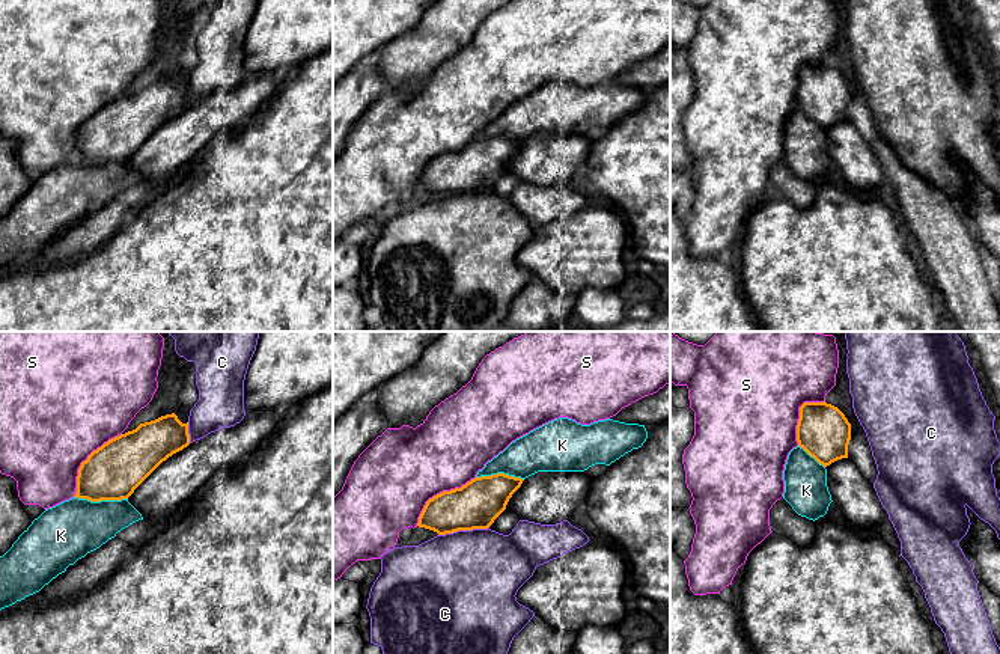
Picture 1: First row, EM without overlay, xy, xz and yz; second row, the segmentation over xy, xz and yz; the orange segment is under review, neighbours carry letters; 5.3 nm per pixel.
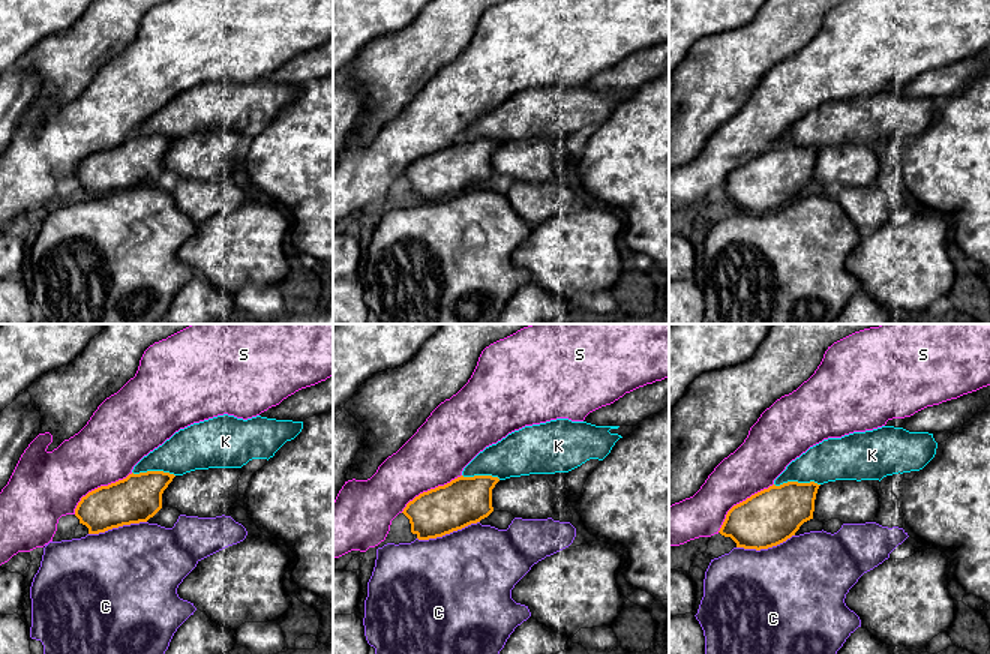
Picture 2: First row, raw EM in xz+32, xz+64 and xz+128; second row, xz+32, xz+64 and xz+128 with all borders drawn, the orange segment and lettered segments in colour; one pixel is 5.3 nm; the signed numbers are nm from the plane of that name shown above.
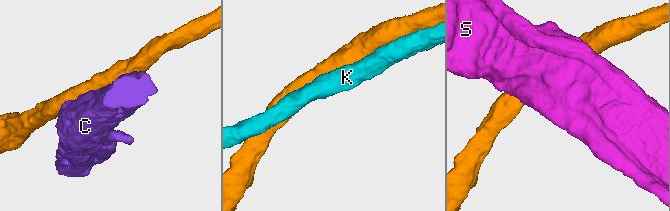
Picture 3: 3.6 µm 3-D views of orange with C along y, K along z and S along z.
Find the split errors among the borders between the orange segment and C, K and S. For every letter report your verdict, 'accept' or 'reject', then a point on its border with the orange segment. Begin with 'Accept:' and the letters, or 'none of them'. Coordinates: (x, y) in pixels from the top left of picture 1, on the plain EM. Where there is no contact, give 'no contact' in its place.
Accept: none of them
C: reject; meets orange in xz at (463, 192)
K: reject; meets orange in xy at (101, 161)
S: reject; meets orange in xy at (86, 122)

